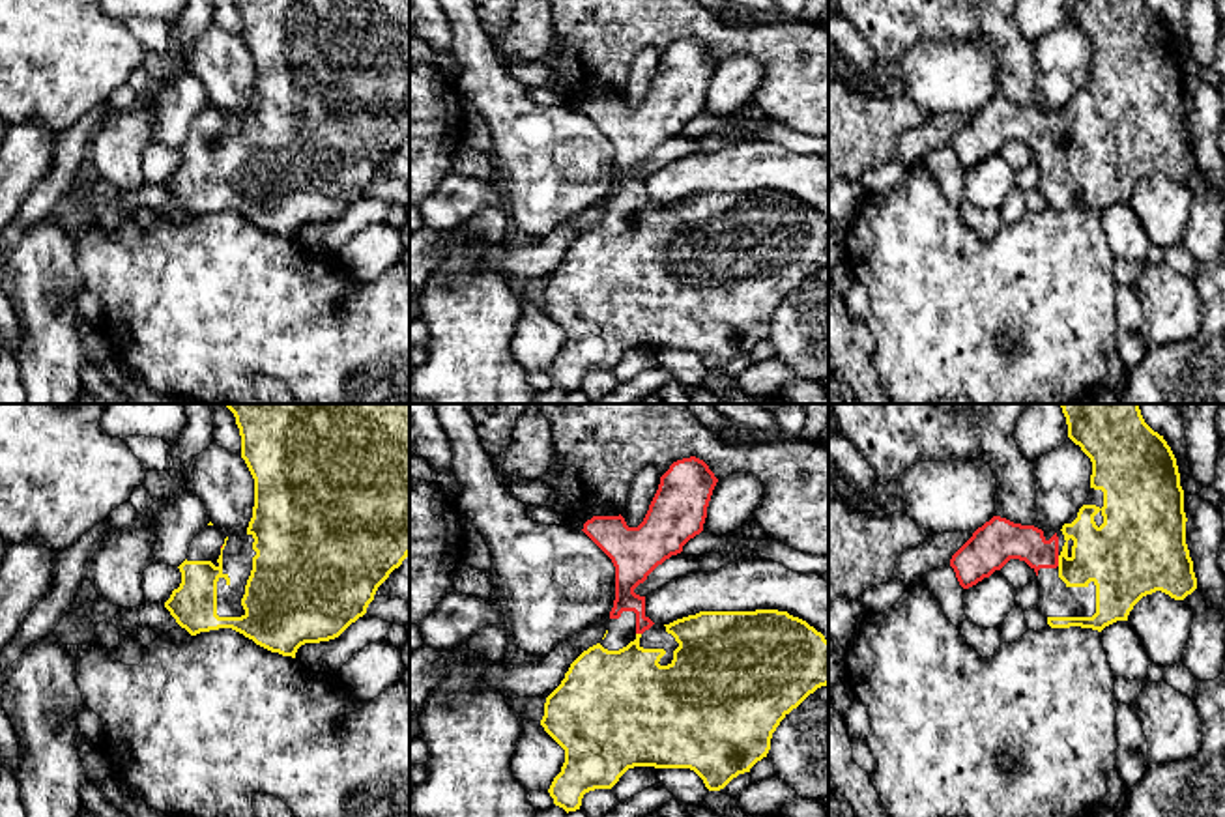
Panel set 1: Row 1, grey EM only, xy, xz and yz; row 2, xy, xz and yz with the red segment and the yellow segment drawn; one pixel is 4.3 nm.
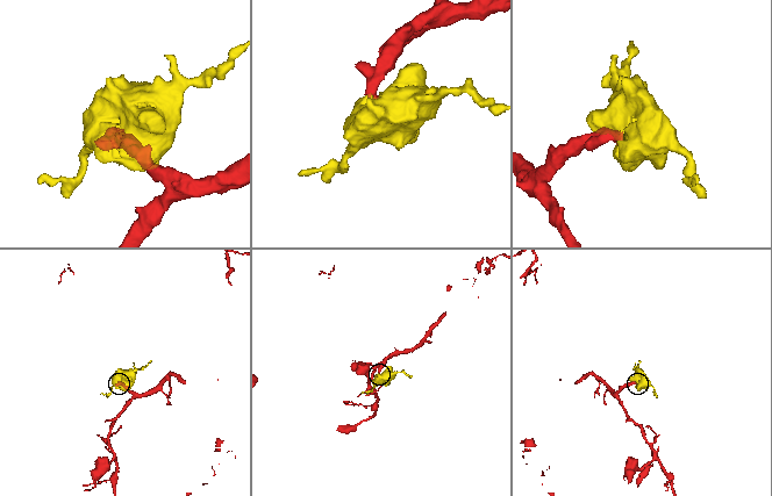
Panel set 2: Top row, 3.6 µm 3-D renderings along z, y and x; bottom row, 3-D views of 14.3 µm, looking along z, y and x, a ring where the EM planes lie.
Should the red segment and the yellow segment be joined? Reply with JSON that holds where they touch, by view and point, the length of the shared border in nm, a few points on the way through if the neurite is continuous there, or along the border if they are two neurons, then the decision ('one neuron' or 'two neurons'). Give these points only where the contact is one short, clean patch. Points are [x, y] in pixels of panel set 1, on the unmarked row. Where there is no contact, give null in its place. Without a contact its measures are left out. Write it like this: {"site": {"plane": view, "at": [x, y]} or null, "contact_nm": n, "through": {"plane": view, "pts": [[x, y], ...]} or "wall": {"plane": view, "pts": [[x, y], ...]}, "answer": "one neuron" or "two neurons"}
{"site": {"plane": "yz", "at": [1057, 143]}, "contact_nm": 50, "through": {"plane": "yz", "pts": [[1003, 122], [1027, 124], [1057, 143], [1115, 137]]}, "answer": "one neuron"}

